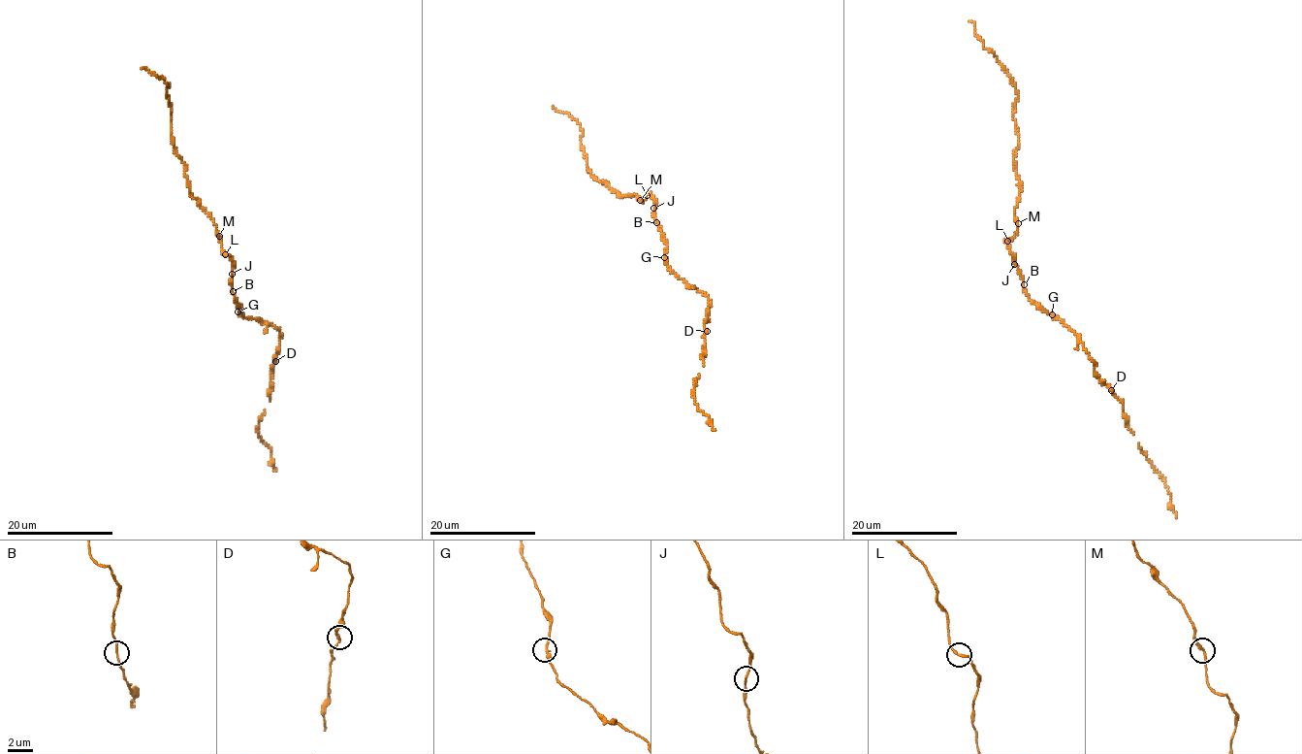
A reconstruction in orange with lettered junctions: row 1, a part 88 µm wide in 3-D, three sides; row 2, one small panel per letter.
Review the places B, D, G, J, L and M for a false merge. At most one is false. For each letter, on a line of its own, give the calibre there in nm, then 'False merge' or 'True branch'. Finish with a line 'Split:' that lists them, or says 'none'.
B: Thickness 160 nm. True branch
D: Thickness 170 nm. True branch
G: Thickness 200 nm. True branch
J: Thickness 160 nm. True branch
L: Thickness 180 nm. True branch
M: Thickness 190 nm. True branch
Split: none

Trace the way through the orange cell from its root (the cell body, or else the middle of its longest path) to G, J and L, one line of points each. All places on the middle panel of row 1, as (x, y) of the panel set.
G: (656, 221), (666, 245), (664, 257)
J: (656, 221), (653, 208)
L: (656, 221), (654, 200), (649, 192), (647, 195)

